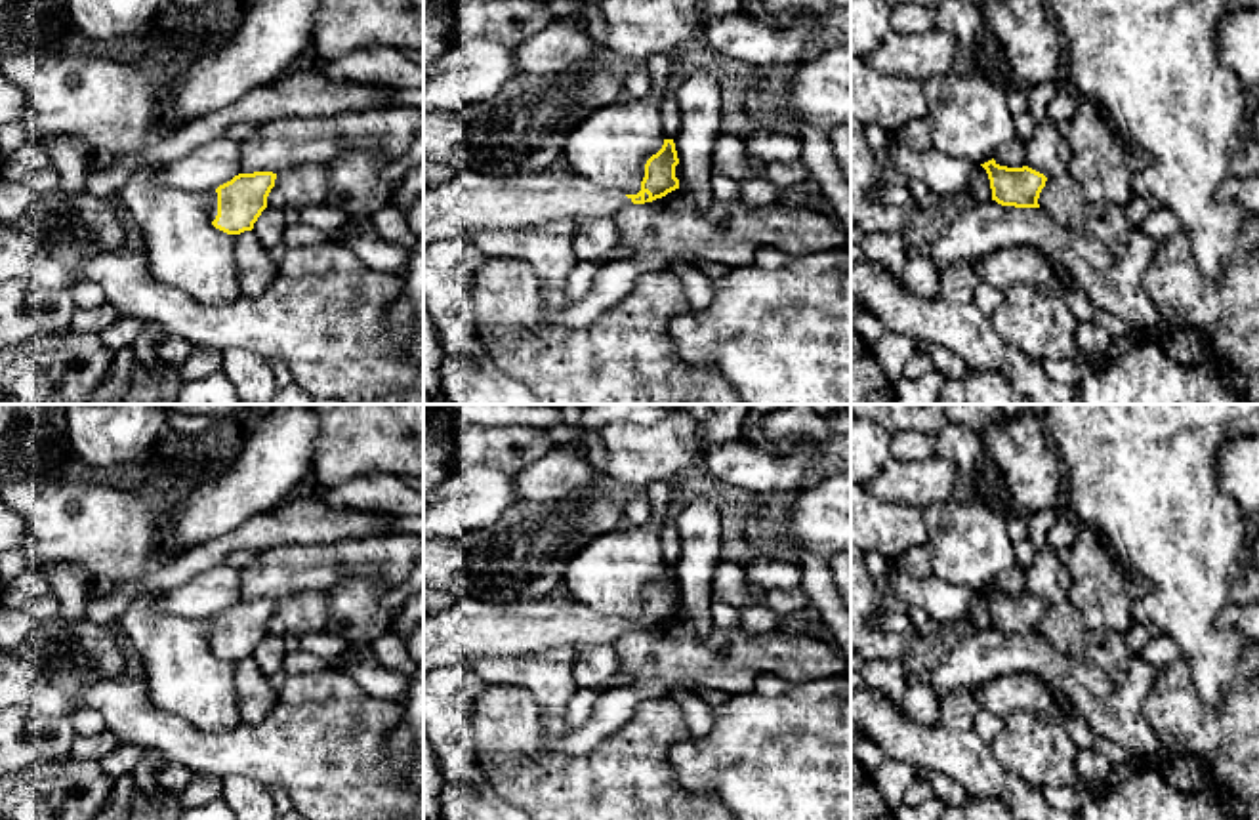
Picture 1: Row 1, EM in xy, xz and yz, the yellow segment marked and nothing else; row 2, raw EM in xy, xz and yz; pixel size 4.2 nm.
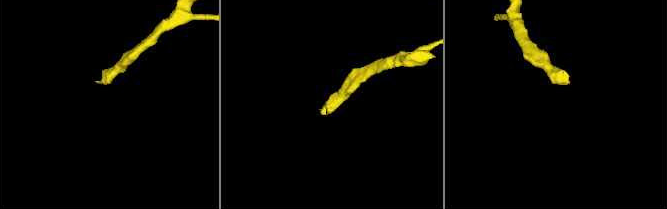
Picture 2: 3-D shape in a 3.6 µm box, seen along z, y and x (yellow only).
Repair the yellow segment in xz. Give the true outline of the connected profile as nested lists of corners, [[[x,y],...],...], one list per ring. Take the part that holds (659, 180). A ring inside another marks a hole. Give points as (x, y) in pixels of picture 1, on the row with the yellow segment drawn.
[[[664,139],[662,149],[645,164],[645,177],[637,195],[599,189],[582,175],[542,170],[528,175],[483,175],[467,168],[435,189],[423,189],[423,248],[435,240],[475,229],[519,229],[553,219],[610,217],[628,204],[645,204],[679,189],[675,166],[679,164],[673,139]]]

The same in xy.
[[[238,174],[231,181],[208,193],[206,208],[212,225],[227,235],[252,231],[267,208],[267,196],[275,187],[277,174]]]

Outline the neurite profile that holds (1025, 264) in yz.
[[[1034,244],[1000,248],[977,257],[975,263],[982,280],[1003,292],[1024,284],[1064,301],[1055,269]]]

